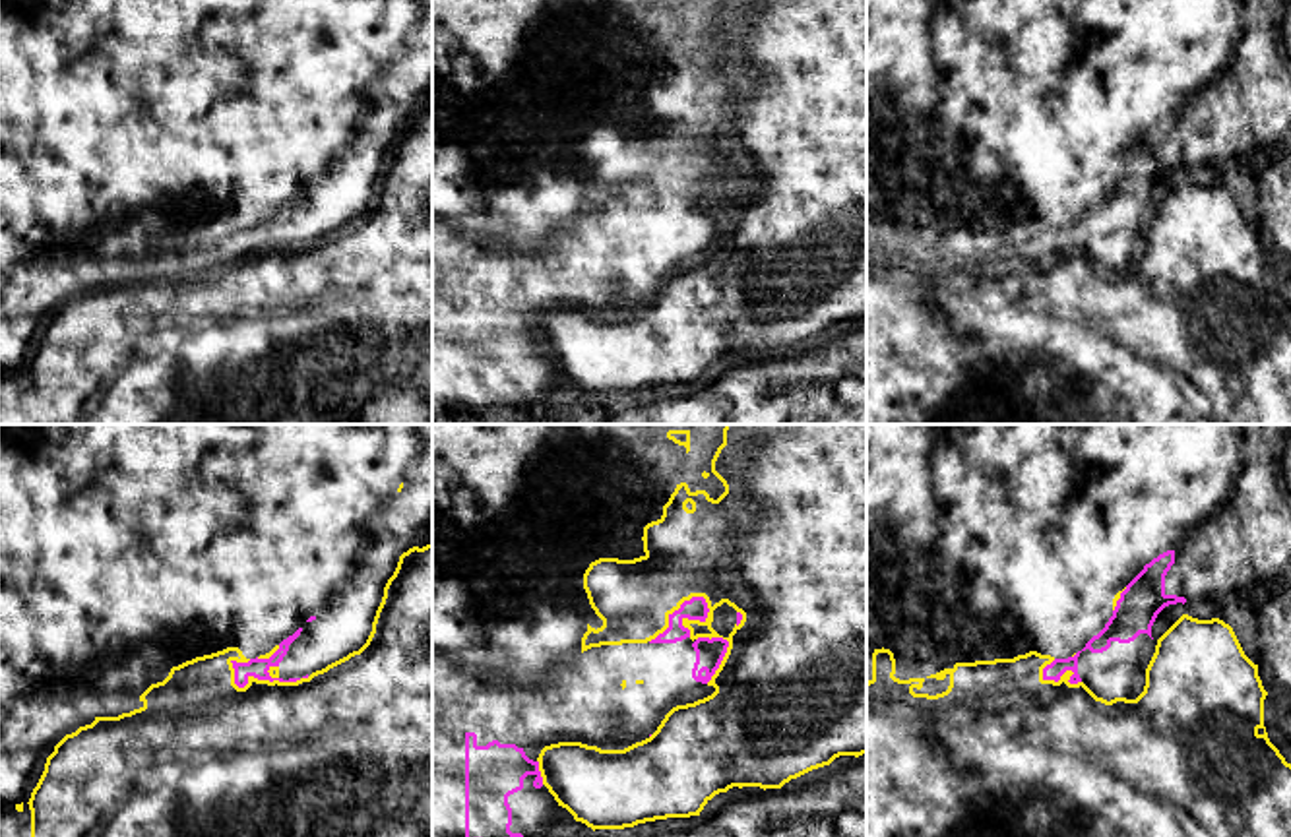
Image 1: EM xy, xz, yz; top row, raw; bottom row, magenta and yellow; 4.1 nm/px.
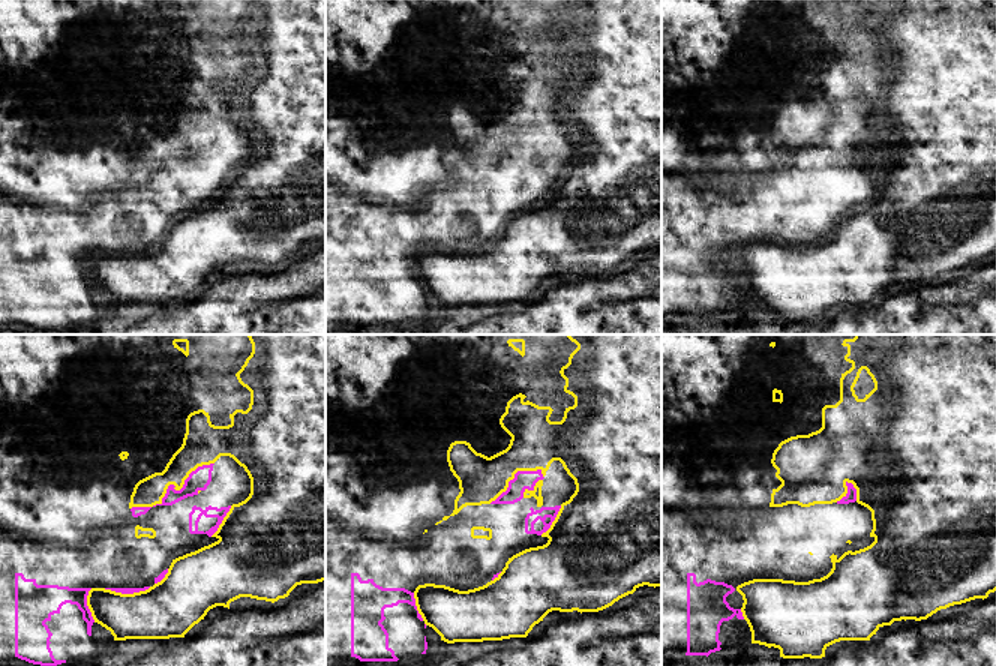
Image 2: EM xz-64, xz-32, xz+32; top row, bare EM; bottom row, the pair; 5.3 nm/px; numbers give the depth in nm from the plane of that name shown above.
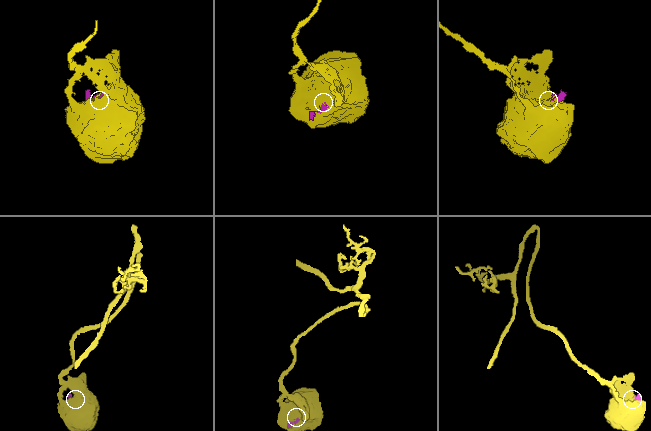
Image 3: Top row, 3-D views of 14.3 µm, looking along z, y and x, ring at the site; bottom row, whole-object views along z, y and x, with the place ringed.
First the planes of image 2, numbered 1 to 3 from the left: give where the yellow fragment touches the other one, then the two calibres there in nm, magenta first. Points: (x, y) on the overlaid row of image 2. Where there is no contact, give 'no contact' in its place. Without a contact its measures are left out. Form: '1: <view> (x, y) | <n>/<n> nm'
1: xz-64 (171, 485) | 110/180 nm
2: xz-32 (515, 477) | 100/280 nm
3: xz+32 (848, 492) | 60/420 nm

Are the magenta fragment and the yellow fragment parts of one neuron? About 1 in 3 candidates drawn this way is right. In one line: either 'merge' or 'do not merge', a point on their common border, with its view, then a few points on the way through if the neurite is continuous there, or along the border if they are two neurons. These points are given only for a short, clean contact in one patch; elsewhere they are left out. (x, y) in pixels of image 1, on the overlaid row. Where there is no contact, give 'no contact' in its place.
do not merge | xy (260, 679)

